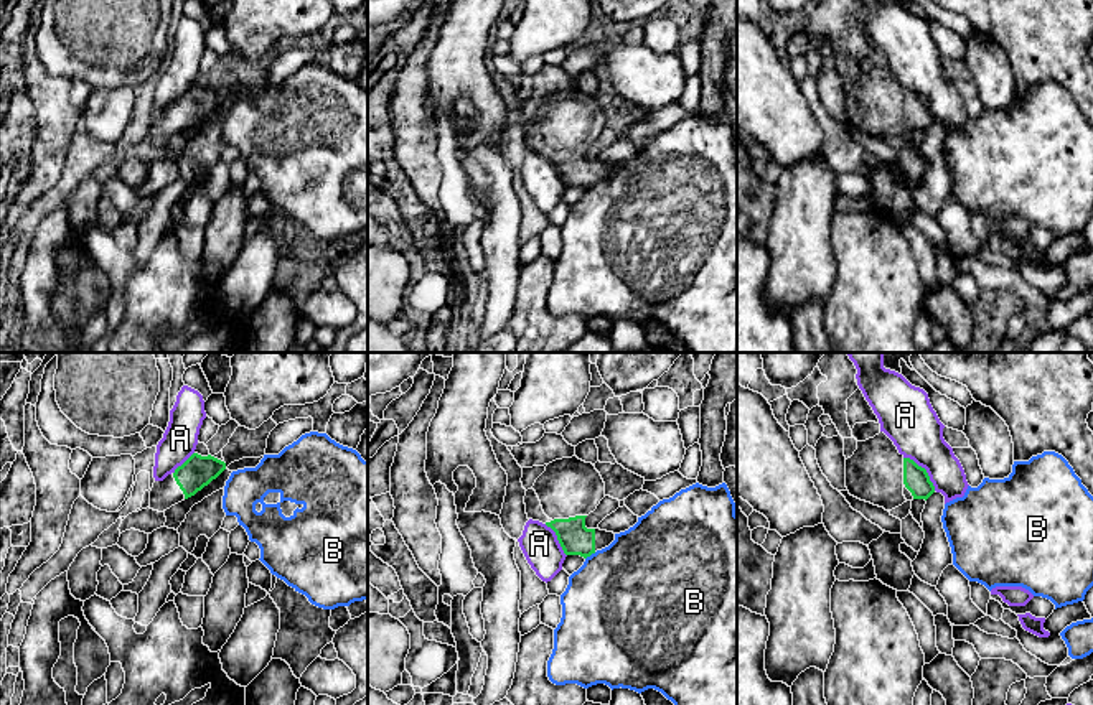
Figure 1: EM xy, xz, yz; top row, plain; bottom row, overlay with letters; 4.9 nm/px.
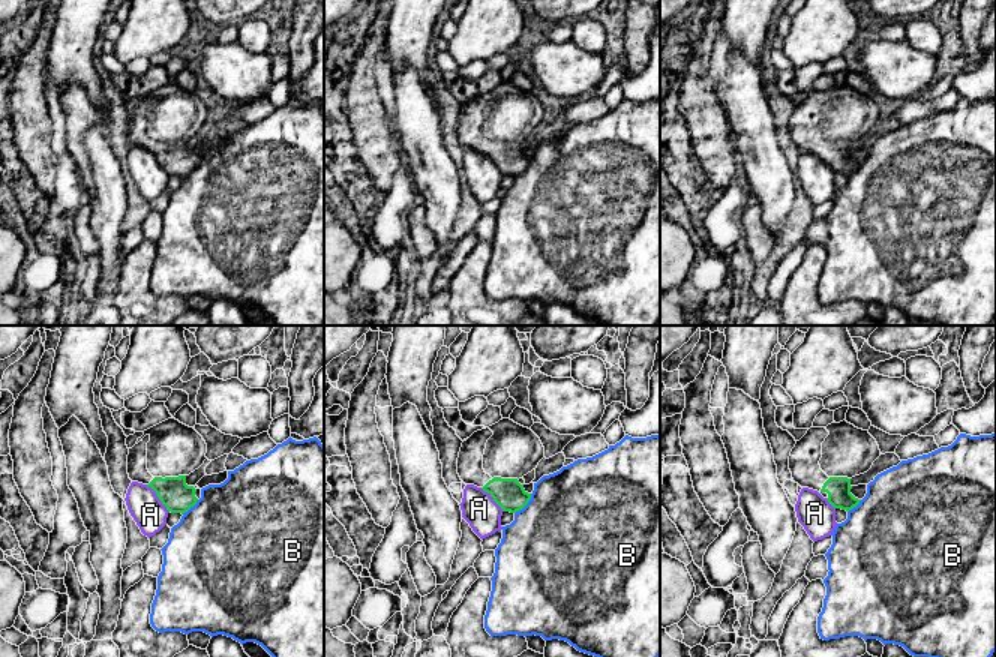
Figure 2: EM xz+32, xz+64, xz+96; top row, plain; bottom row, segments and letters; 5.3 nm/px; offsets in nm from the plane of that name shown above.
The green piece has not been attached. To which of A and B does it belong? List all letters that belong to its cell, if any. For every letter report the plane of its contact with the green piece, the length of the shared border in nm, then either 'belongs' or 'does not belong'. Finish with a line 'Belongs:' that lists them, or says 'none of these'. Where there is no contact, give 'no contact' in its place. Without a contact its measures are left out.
A: yz | 220 nm | does not belong
B: xz | 70 nm | does not belong
Belongs: none of these

